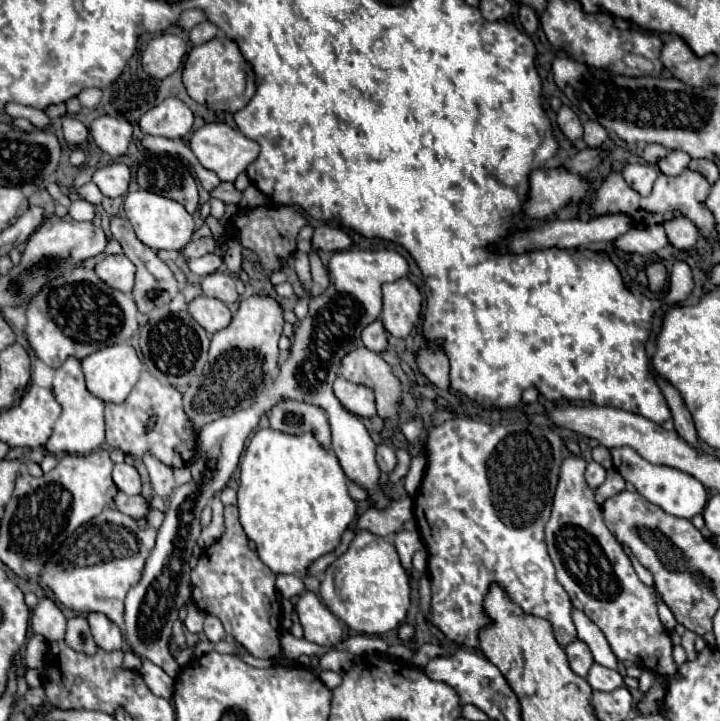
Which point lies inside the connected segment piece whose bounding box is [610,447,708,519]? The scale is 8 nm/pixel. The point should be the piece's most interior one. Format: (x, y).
(677, 493)

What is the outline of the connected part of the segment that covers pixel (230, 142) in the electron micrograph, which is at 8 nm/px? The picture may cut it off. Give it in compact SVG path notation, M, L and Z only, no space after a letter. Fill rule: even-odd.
M208 123L194 131L190 137L190 149L198 157L200 165L214 171L220 177L220 181L234 181L242 171L246 171L246 167L256 159L260 151L256 141L248 139L238 129L232 129L224 123Z

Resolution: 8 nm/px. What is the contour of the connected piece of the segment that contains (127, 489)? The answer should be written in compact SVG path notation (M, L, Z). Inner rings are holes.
M116 463L114 465L114 483L116 487L126 493L126 495L140 495L142 491L142 481L140 481L140 475L136 471L134 465L128 465L128 463Z

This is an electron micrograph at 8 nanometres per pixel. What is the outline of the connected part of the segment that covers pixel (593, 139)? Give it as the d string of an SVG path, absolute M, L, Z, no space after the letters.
M596 121L584 123L584 141L588 147L600 147L606 141L606 137L608 137L608 133L600 123L596 123Z

